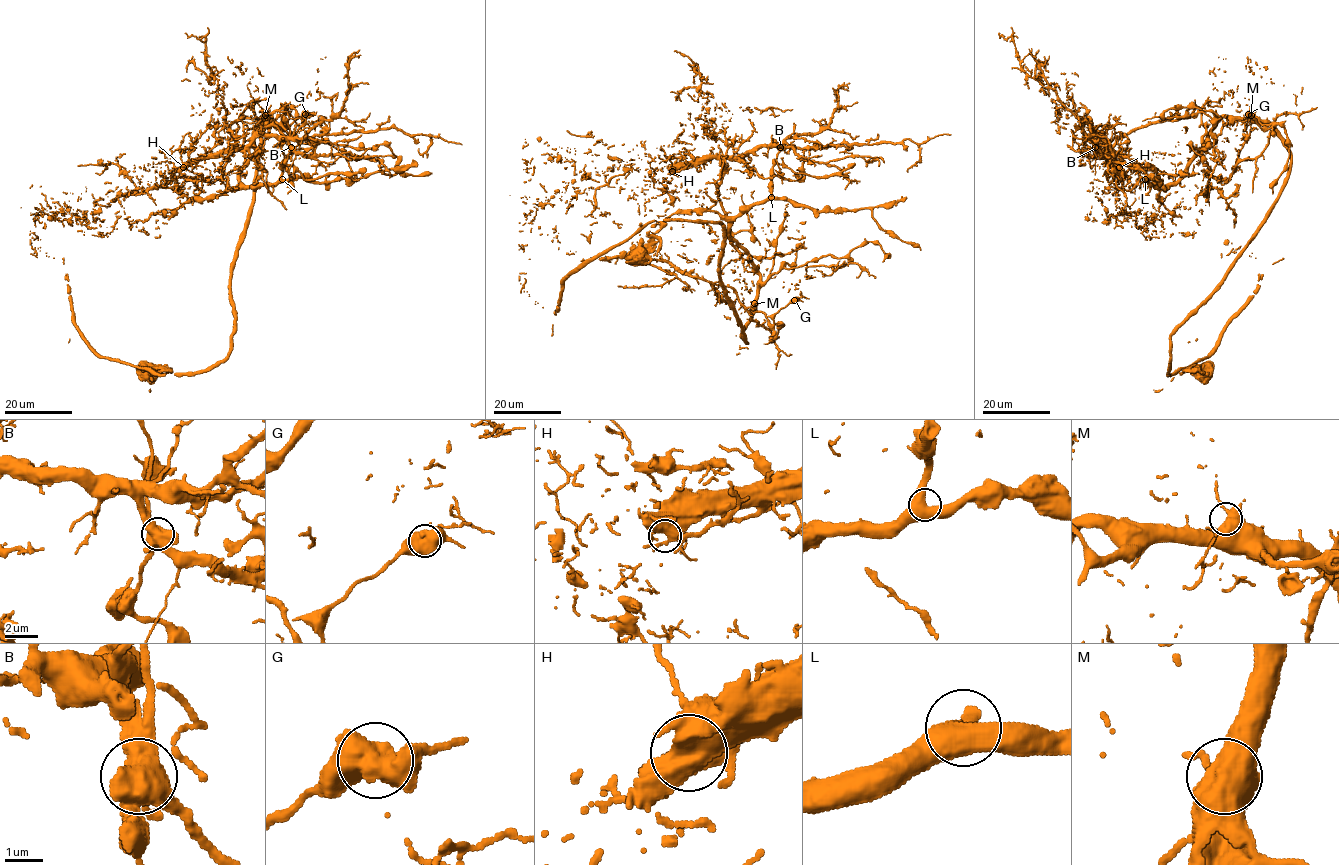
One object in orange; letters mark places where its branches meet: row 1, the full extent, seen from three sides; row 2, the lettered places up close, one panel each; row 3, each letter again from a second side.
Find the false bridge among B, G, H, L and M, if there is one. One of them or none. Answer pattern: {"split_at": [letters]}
{"split_at": []}

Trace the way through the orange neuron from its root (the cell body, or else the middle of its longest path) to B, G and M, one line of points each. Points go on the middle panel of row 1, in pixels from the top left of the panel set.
B: (634, 259), (654, 220), (719, 222), (720, 281), (745, 342), (760, 274), (729, 226), (771, 196), (780, 148)
G: (634, 259), (638, 232), (654, 220), (719, 222), (720, 281), (745, 342), (755, 312), (774, 315), (794, 300)
M: (634, 259), (639, 260), (638, 232), (654, 220), (719, 222), (720, 281), (745, 342), (743, 326), (754, 303)

